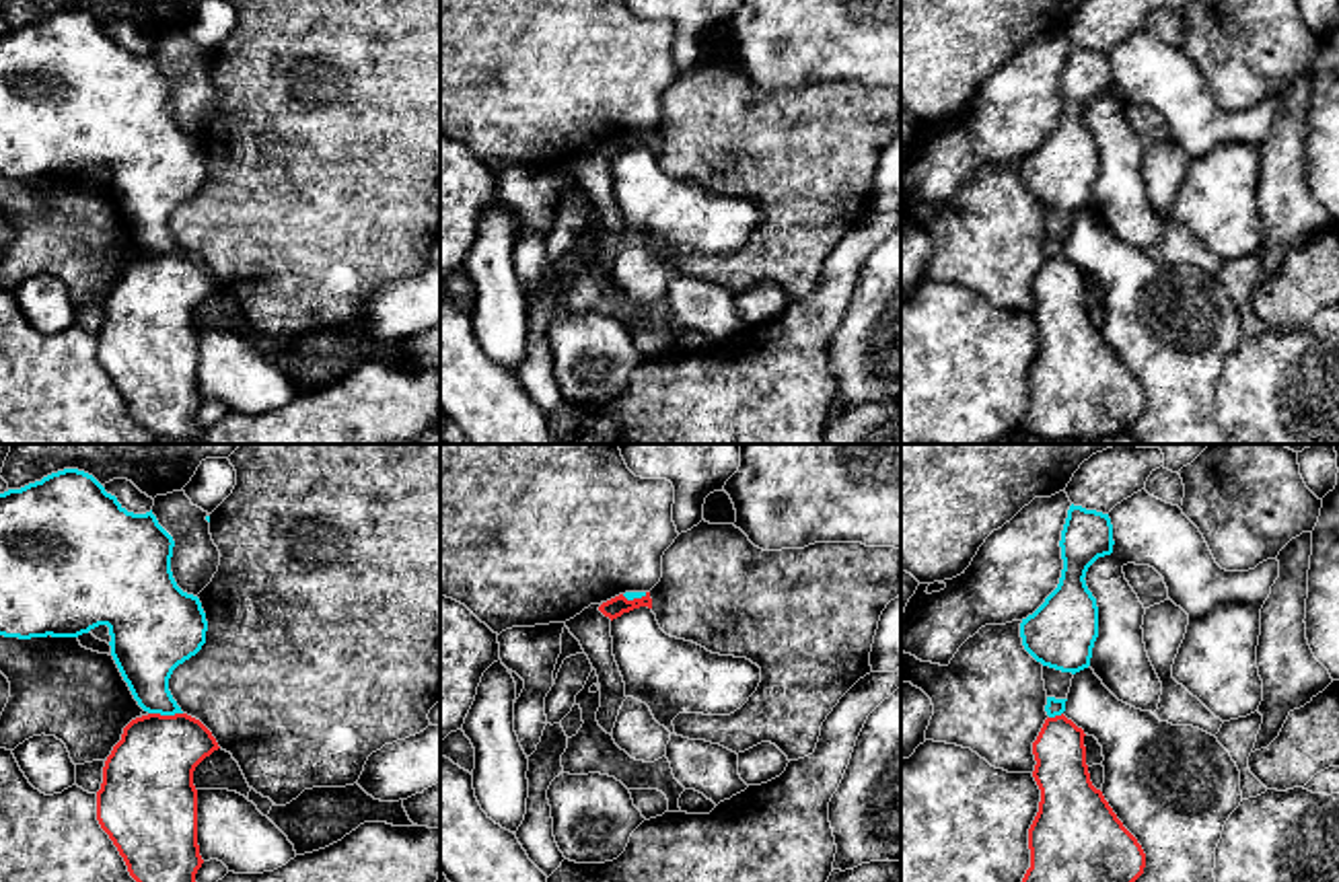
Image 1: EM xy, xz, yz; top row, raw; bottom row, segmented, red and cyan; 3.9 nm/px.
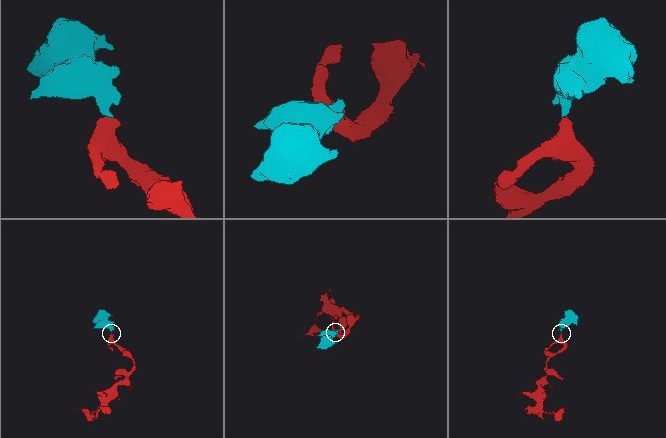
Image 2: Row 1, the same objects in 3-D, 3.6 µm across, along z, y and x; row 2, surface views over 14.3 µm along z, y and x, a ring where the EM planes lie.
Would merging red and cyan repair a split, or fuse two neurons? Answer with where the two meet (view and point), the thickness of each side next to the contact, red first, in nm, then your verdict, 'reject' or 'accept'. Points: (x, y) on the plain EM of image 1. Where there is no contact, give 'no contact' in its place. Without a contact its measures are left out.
contact xy (165, 255); calibres 360 and 240 nm; reject

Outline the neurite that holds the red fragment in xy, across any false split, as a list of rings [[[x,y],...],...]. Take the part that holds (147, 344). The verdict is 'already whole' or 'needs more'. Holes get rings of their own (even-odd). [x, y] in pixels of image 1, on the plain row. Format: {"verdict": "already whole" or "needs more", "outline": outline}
{"verdict": "already whole", "outline": [[[187,253],[132,259],[103,306],[97,360],[130,415],[156,438],[200,442],[195,306],[218,290],[212,271]]]}

